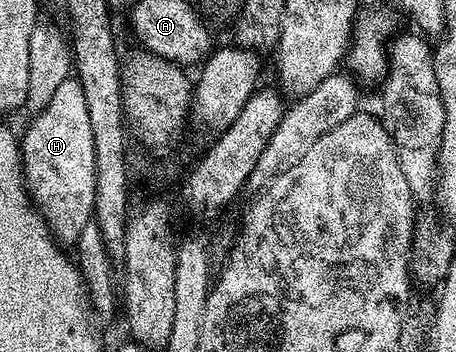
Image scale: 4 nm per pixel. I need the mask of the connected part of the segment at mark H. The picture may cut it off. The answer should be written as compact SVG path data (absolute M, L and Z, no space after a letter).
M70 78L66 82L62 82L62 86L58 86L58 90L50 98L50 102L46 102L46 106L41 112L35 113L31 117L32 121L28 124L24 136L20 140L20 159L22 161L22 171L24 173L24 184L28 187L28 194L32 198L33 204L36 205L37 212L41 212L44 220L48 224L48 231L61 245L75 246L78 238L82 234L82 230L86 230L88 224L94 220L94 198L96 197L96 167L94 166L94 130L90 130L90 110L86 110L86 94L82 90L79 80Z

